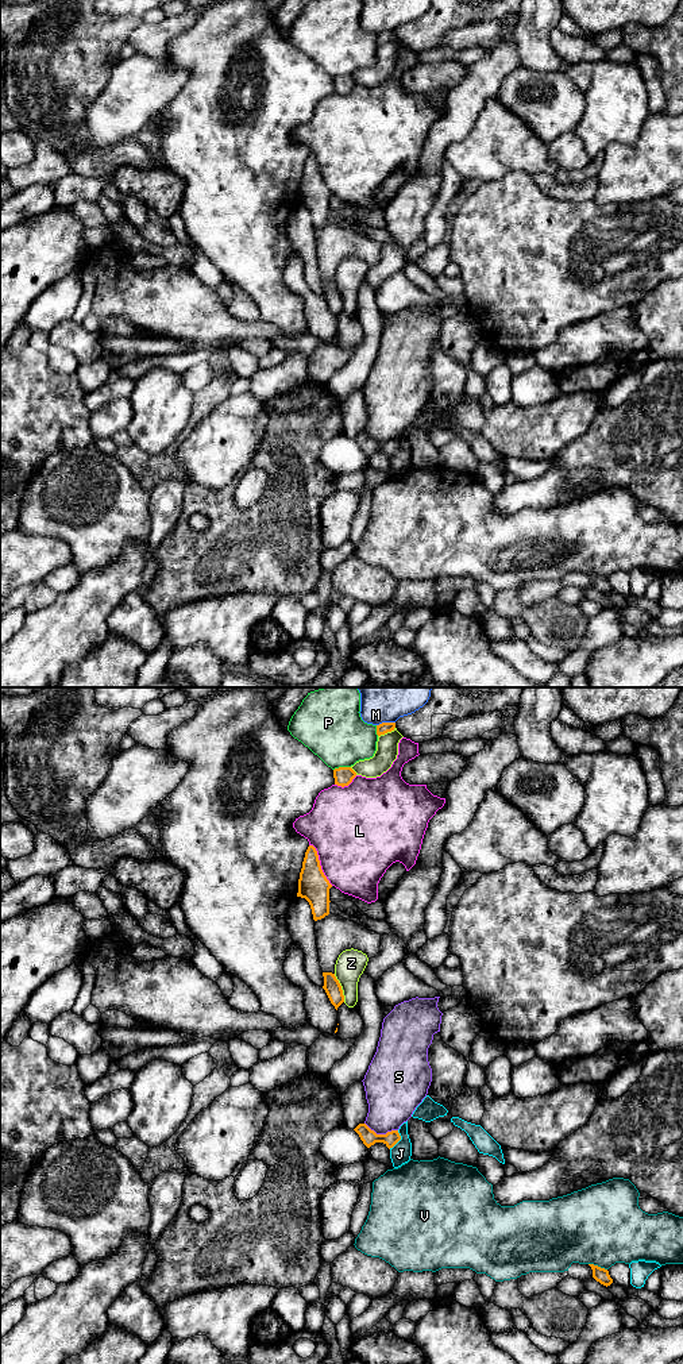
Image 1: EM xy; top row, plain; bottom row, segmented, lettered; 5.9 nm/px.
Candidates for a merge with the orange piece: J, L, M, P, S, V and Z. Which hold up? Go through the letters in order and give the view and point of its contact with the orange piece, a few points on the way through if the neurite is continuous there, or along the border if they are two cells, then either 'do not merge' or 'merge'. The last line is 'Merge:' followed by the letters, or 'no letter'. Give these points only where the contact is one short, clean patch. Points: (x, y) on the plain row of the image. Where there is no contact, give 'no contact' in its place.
J: xy (398, 449) | do not merge
L: xy (319, 173) | do not merge
M: xy (385, 31) | do not merge
P: xy (342, 76) | do not merge
S: xy (381, 443) | do not merge
V: xy (597, 574) | do not merge
Z: xy (340, 296) | do not merge
Merge: no letter

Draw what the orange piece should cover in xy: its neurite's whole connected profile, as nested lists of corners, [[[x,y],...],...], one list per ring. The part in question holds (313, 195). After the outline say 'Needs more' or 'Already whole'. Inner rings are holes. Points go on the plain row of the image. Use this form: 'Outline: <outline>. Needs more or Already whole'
Outline: [[[309,154],[300,181],[297,205],[309,211],[315,230],[329,223],[331,196],[332,193],[321,178],[316,157]]]. Already whole

